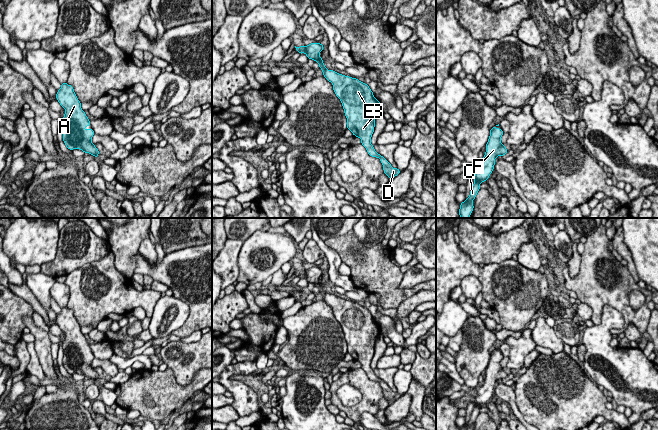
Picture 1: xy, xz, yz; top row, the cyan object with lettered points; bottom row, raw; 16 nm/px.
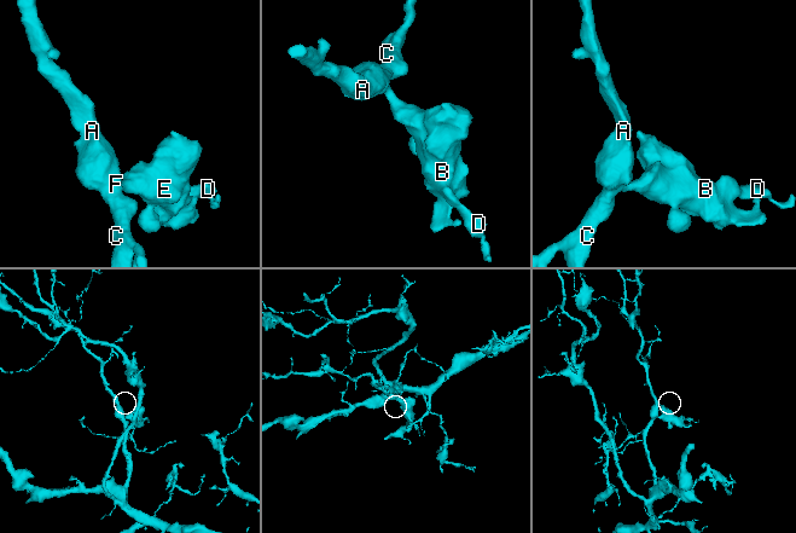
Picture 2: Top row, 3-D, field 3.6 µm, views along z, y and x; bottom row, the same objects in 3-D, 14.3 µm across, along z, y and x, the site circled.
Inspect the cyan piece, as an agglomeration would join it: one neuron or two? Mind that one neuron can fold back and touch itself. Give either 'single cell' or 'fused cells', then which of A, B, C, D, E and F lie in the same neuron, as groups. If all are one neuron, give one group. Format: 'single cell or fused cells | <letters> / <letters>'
single cell | A B C D E F

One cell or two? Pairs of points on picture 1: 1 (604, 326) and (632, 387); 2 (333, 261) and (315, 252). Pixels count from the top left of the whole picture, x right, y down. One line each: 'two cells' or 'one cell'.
1: one cell
2: two cells

